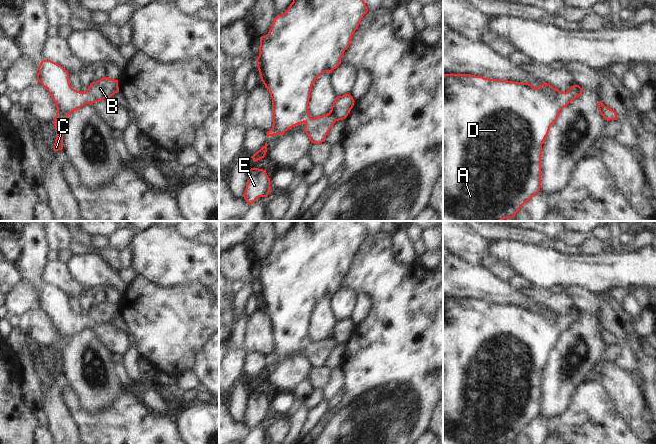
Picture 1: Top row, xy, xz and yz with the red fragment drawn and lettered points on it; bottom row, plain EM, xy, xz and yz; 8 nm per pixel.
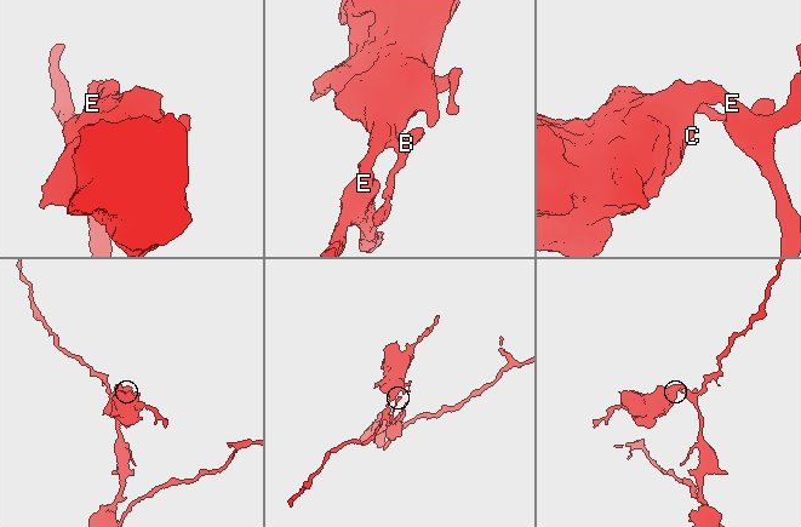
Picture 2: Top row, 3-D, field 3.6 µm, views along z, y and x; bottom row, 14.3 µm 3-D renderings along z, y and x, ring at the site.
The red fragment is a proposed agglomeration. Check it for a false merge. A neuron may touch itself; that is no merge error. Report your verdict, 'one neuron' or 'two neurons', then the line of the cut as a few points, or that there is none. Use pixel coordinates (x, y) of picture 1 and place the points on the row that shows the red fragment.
one neuron; no cut

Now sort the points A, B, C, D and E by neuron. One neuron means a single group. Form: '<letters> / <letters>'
A B C D E

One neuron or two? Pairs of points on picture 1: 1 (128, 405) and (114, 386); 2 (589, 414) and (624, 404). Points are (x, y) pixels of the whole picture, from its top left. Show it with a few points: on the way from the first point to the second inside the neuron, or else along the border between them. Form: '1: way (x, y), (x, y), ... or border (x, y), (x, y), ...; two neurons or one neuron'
1: border (123, 388), (117, 397), (102, 409); two neurons
2: border (603, 386), (612, 400), (615, 409), (628, 426); two neurons

